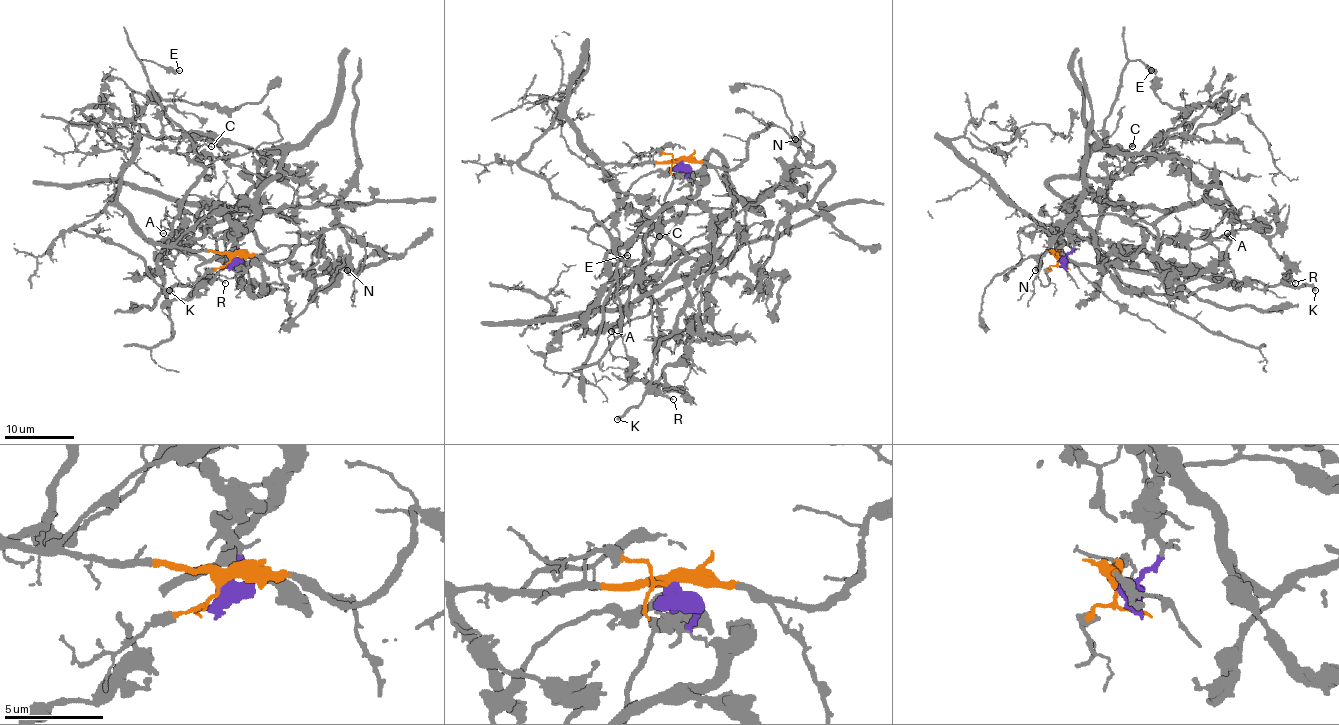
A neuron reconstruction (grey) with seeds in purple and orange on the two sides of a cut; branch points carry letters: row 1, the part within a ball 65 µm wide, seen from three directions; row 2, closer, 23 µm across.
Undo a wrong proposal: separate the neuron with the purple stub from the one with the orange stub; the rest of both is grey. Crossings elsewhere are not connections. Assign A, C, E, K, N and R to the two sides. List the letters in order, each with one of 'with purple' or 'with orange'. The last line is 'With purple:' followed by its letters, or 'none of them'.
A: with purple
C: with orange
E: with orange
K: with purple
N: with orange
R: with purple
With purple: A, K, R

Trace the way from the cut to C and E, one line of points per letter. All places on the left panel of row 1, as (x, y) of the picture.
C: (230, 258), (225, 253), (155, 243), (171, 234), (178, 202), (204, 169), (192, 162), (190, 152), (211, 146)
E: (230, 258), (155, 243), (171, 234), (178, 202), (204, 169), (188, 159), (192, 143), (139, 60), (180, 71)

